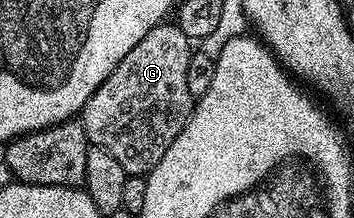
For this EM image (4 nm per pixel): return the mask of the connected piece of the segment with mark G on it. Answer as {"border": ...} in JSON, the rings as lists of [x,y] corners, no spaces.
{"border":[[[160,23],[154,25],[149,31],[149,35],[145,35],[145,39],[141,39],[141,43],[137,43],[137,47],[133,47],[133,51],[129,51],[129,55],[125,55],[125,59],[121,59],[121,63],[117,63],[117,67],[111,72],[109,79],[105,79],[105,83],[101,83],[101,87],[97,87],[97,91],[93,91],[89,103],[85,103],[81,114],[83,130],[85,131],[88,142],[96,149],[109,151],[109,155],[113,155],[113,159],[117,159],[117,163],[121,163],[121,167],[129,175],[146,175],[151,172],[153,167],[157,167],[157,163],[161,163],[161,155],[165,155],[165,151],[169,151],[169,143],[173,143],[173,139],[177,139],[177,135],[181,135],[185,123],[191,117],[193,98],[188,88],[188,68],[193,52],[193,42],[191,38],[186,37],[179,30],[178,24],[167,24]]]}

